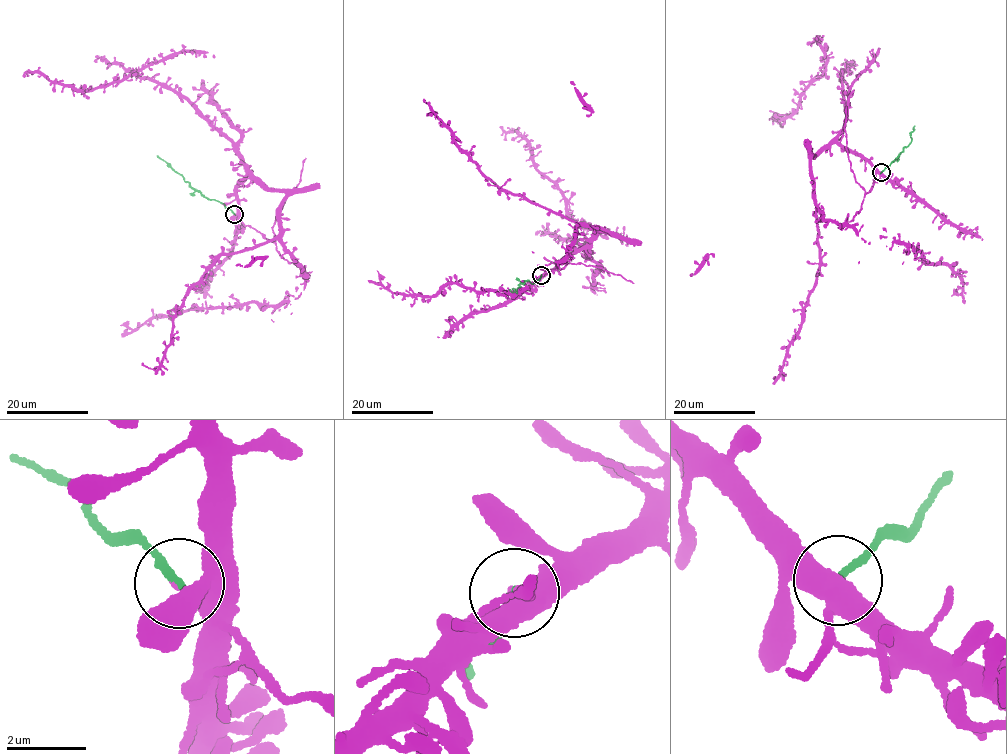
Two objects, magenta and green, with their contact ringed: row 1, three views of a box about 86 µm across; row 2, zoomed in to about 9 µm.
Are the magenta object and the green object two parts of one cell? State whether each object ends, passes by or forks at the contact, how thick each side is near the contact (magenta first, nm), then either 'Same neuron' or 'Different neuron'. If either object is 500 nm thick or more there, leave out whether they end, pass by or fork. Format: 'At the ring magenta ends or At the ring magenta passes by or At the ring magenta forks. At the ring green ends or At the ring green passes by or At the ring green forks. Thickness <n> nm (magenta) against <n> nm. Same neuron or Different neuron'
At the ring magenta ends. At the ring green ends. Thickness 120 nm (magenta) against 190 nm. Same neuron

